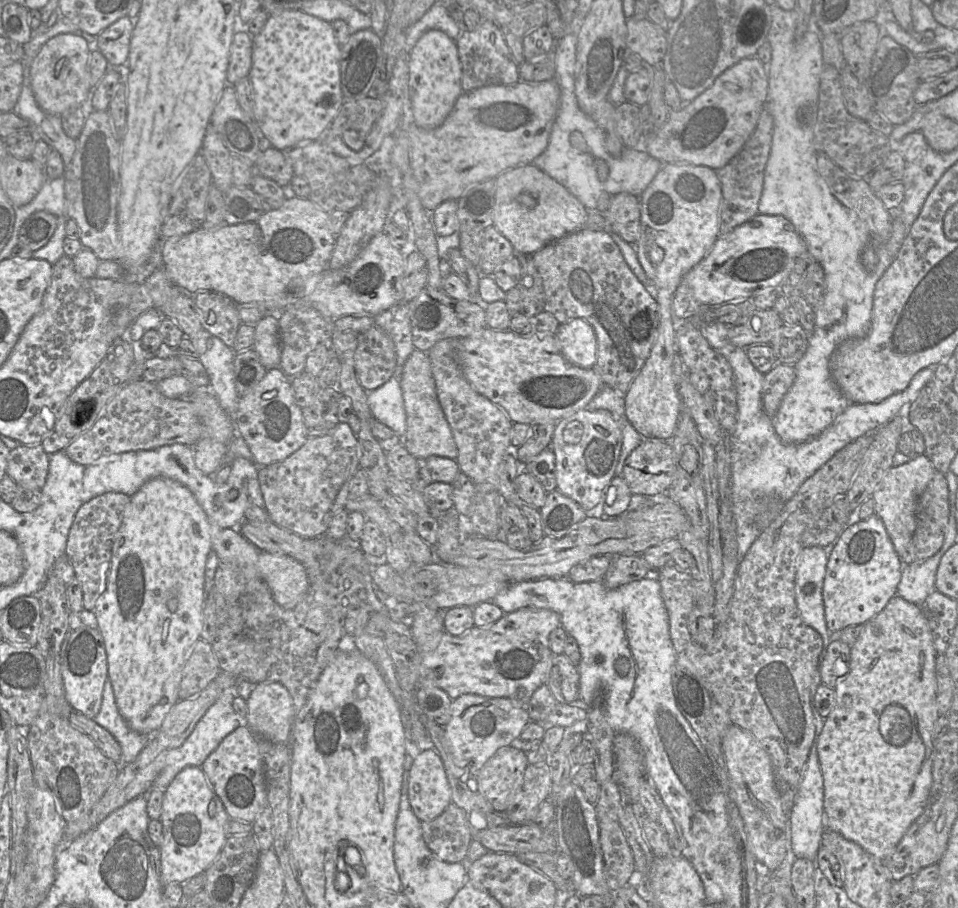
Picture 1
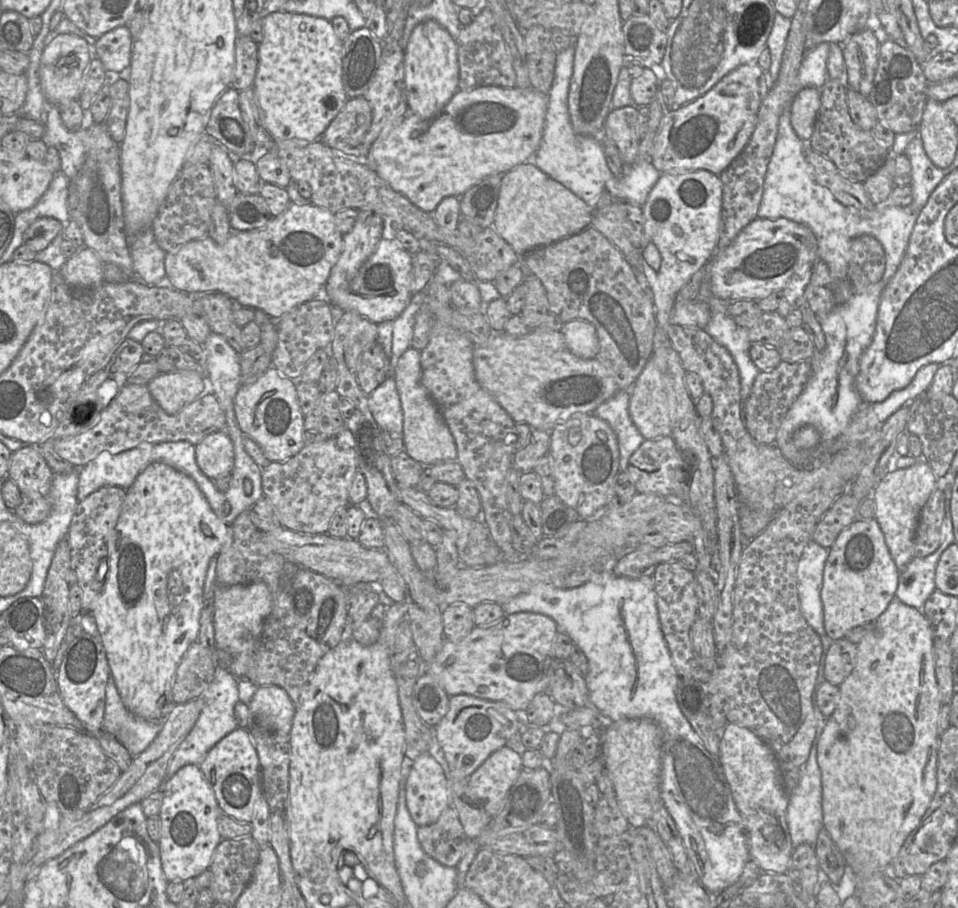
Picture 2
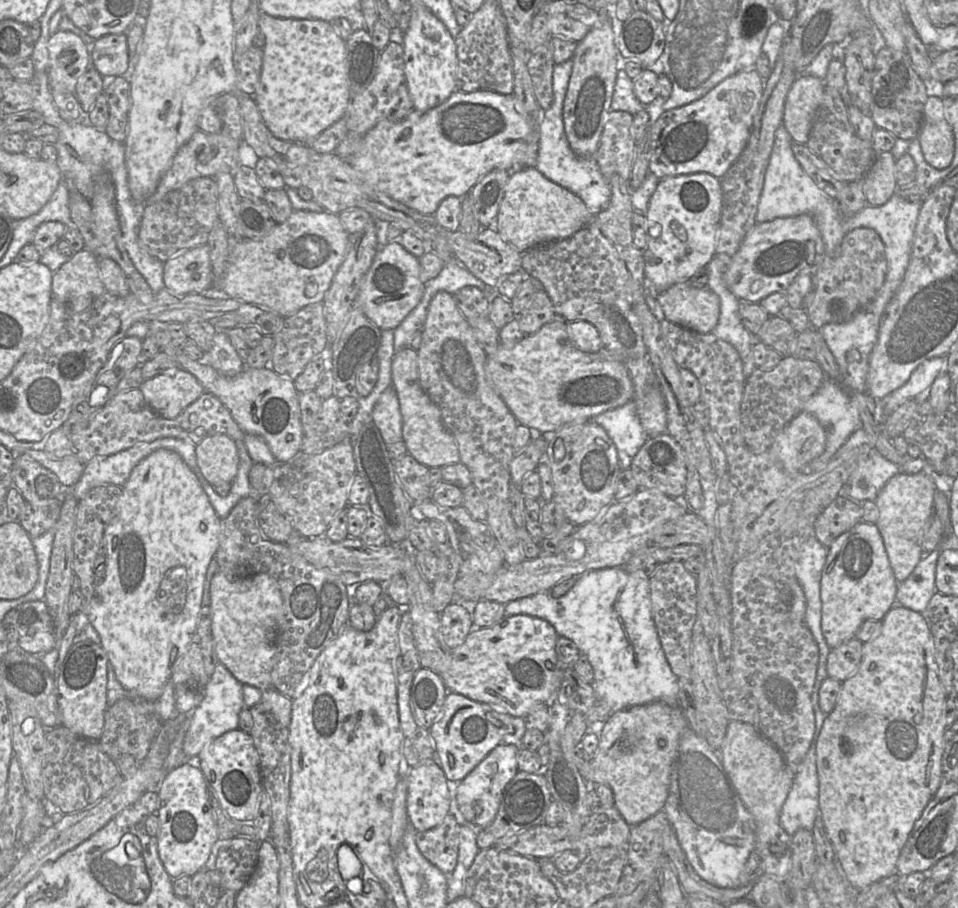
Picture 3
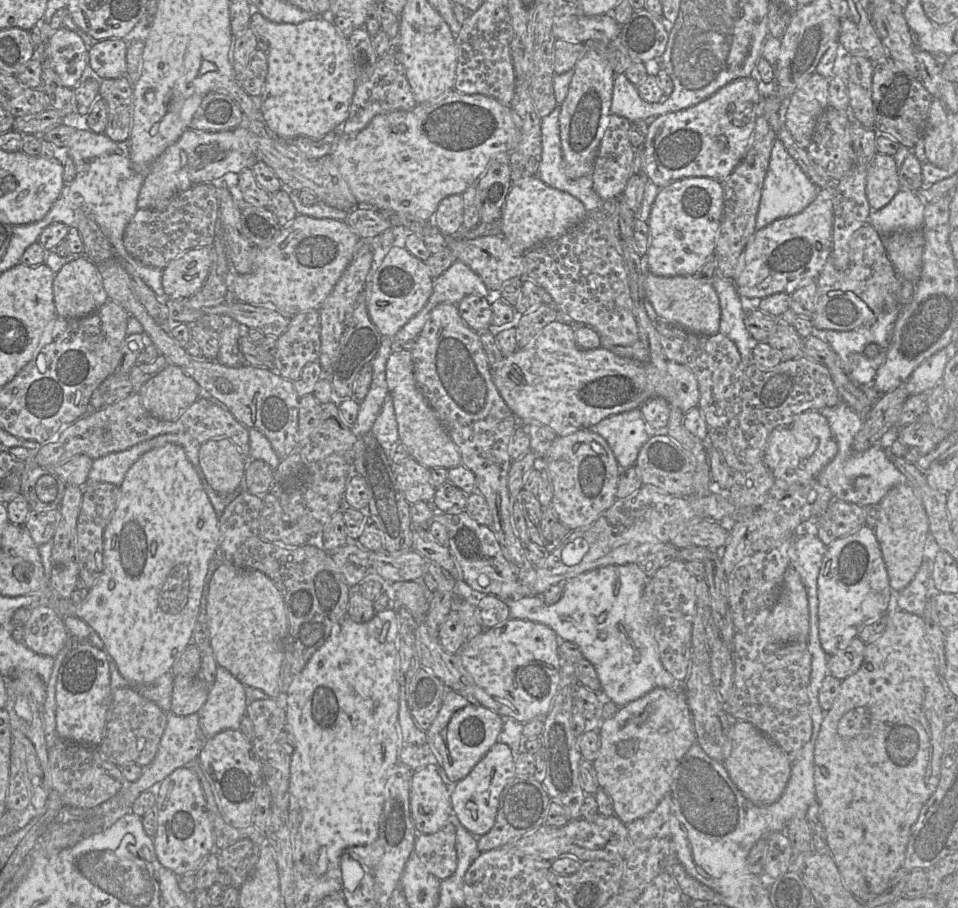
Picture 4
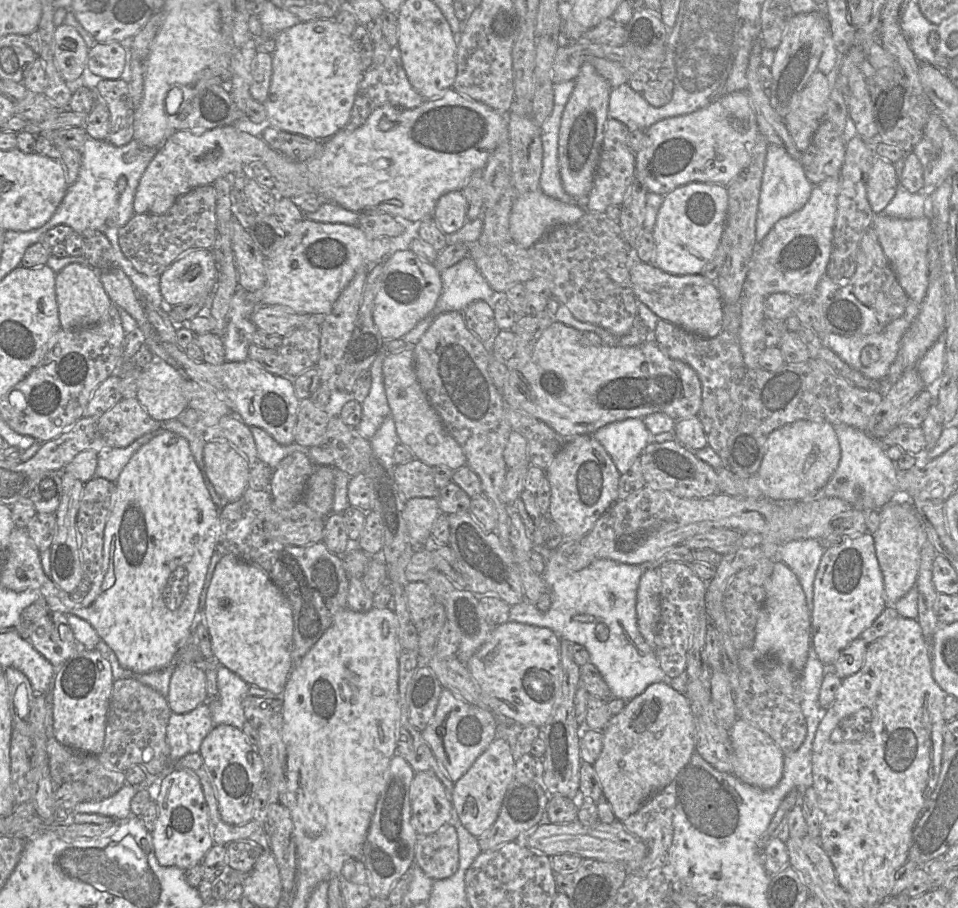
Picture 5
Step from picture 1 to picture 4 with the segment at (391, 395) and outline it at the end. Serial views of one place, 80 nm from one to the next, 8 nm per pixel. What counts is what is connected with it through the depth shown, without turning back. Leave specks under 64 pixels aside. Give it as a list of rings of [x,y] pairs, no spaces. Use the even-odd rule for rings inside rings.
[[[390,395],[386,397],[382,410],[371,431],[384,449],[387,457],[393,460],[395,445],[400,439],[393,400]]]

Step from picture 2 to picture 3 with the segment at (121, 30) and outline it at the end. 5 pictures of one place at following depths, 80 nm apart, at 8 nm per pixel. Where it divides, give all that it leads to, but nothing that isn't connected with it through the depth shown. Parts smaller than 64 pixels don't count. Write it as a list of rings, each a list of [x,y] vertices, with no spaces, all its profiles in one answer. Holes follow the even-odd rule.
[[[126,33],[109,34],[89,46],[91,65],[104,79],[122,76],[128,69],[128,44]]]

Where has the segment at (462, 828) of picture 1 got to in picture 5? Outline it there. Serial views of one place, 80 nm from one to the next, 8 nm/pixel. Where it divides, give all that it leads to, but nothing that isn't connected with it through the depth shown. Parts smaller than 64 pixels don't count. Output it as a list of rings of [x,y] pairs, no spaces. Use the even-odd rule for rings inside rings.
[[[452,825],[427,836],[418,836],[415,863],[432,880],[451,877],[459,867],[458,838]]]

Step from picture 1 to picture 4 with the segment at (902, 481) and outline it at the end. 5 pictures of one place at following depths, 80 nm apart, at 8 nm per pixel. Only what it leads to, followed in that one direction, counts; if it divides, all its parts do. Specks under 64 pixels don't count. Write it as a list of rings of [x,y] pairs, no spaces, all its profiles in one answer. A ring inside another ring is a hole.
[[[907,483],[893,487],[878,504],[879,521],[874,528],[894,593],[905,589],[920,569],[930,543],[929,520],[921,499]]]

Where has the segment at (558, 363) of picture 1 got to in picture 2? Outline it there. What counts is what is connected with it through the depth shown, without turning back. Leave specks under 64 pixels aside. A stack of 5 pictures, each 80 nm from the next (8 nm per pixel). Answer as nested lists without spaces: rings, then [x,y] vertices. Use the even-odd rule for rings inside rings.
[[[538,327],[523,337],[513,337],[504,331],[493,331],[486,343],[476,345],[474,369],[479,384],[507,411],[516,423],[526,423],[532,429],[551,432],[555,425],[575,414],[592,413],[618,391],[609,370],[597,358],[582,359],[568,348],[561,331]]]

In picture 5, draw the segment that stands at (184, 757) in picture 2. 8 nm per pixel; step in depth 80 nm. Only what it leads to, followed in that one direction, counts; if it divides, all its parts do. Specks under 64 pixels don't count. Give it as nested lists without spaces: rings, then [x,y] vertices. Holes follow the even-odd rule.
[[[223,665],[217,670],[218,695],[206,702],[211,711],[213,725],[231,725],[242,730],[247,721],[242,700],[248,695],[249,684]]]

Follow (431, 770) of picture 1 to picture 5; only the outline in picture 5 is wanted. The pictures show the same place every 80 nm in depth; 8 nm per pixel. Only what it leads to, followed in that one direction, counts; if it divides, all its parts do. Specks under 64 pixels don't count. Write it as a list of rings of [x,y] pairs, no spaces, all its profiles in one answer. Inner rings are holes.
[[[432,771],[416,772],[410,785],[412,808],[412,826],[418,836],[427,836],[438,831],[444,825],[450,825],[453,818],[453,806],[445,788]]]

